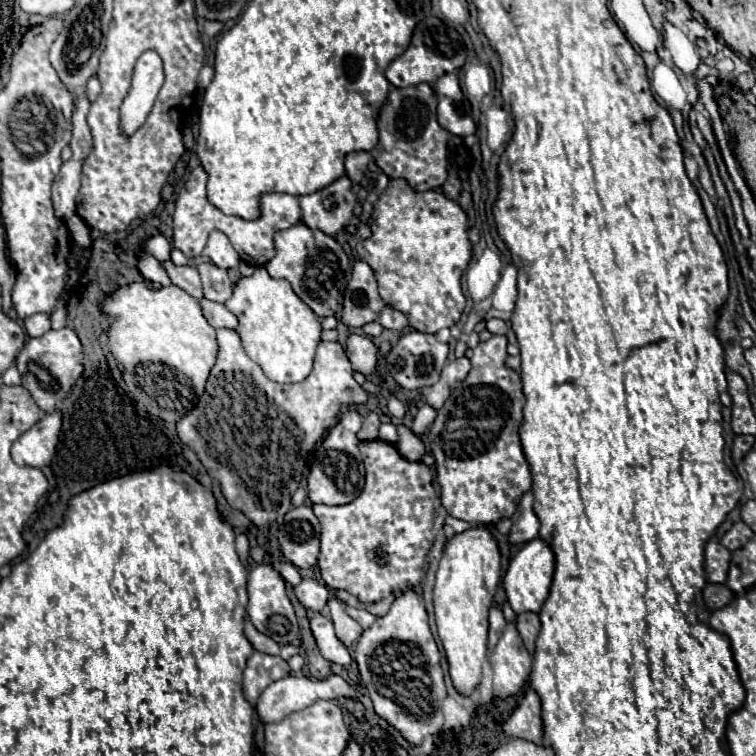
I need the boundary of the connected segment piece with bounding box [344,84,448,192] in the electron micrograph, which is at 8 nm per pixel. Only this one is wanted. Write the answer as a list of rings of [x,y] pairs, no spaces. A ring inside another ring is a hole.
[[[418,84],[408,88],[390,88],[386,102],[380,108],[378,116],[380,142],[372,152],[352,152],[344,160],[346,176],[352,182],[362,180],[362,172],[370,160],[384,170],[390,178],[404,178],[408,184],[418,190],[434,190],[446,180],[446,144],[448,132],[436,120],[436,94],[430,84]]]

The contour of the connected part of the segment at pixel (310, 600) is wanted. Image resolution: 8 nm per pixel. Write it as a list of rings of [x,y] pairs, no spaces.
[[[304,578],[298,586],[294,586],[294,592],[296,592],[296,598],[300,600],[300,604],[314,612],[320,612],[326,606],[328,596],[330,596],[328,588],[312,578]]]

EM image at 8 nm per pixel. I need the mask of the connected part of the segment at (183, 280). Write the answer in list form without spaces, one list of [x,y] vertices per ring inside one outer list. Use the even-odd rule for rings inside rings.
[[[172,260],[162,262],[162,268],[168,272],[170,280],[174,286],[186,290],[190,296],[194,298],[202,298],[202,282],[200,282],[200,274],[194,266],[176,266],[172,264]]]

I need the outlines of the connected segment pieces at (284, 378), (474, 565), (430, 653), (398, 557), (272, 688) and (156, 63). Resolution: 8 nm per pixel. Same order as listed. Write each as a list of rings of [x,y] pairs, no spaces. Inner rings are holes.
[[[260,266],[252,276],[242,276],[234,284],[232,296],[224,306],[238,318],[238,336],[246,354],[274,382],[302,382],[312,372],[316,346],[320,342],[318,316],[292,292],[288,280],[274,280]]]
[[[472,526],[460,534],[454,534],[442,550],[434,582],[436,626],[446,650],[452,682],[462,694],[470,694],[482,678],[482,662],[488,654],[488,610],[500,584],[500,570],[502,564],[498,542],[486,526]]]
[[[414,590],[400,594],[392,602],[390,612],[376,618],[376,622],[362,632],[354,658],[376,714],[388,720],[410,744],[418,746],[424,736],[440,732],[440,726],[444,724],[440,706],[446,696],[444,672],[420,594]]]
[[[384,440],[360,442],[360,454],[366,464],[366,486],[360,496],[344,506],[314,504],[312,510],[320,520],[320,558],[318,568],[322,580],[330,588],[340,588],[356,596],[362,604],[374,604],[390,594],[400,594],[414,588],[422,578],[426,554],[434,544],[432,522],[436,506],[436,490],[432,486],[432,472],[424,462],[410,462],[400,456],[398,448]]]
[[[330,674],[326,680],[316,680],[316,678],[304,678],[304,676],[288,676],[288,678],[282,678],[282,680],[276,680],[272,682],[260,696],[258,704],[256,704],[256,712],[258,712],[258,718],[262,724],[274,724],[274,722],[280,722],[284,720],[284,716],[296,712],[296,710],[302,710],[306,706],[310,706],[312,702],[316,702],[318,698],[324,698],[324,700],[334,700],[334,698],[352,698],[356,694],[356,690],[338,674]]]
[[[152,50],[144,52],[134,66],[130,92],[120,106],[120,130],[126,136],[132,136],[144,124],[148,112],[152,110],[156,94],[162,88],[162,82],[164,72],[160,56]]]

